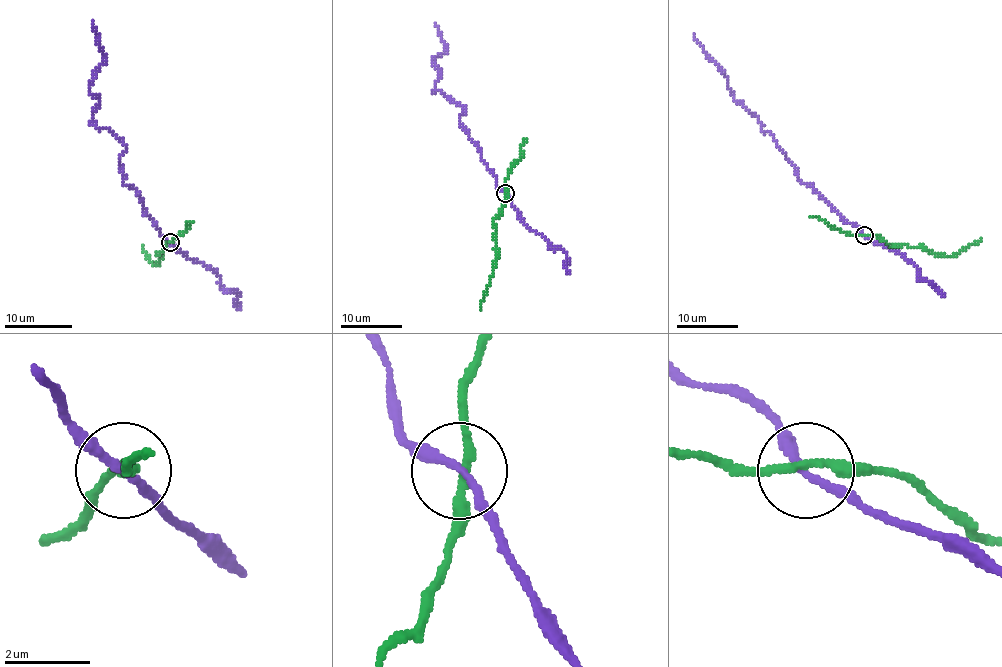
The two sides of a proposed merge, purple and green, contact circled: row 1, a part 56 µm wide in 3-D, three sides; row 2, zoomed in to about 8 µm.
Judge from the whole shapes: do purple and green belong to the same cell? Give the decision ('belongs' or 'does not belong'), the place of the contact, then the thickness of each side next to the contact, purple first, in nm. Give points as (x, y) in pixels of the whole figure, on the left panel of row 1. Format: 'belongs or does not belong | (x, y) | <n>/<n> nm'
does not belong | (170, 242) | 190/200 nm

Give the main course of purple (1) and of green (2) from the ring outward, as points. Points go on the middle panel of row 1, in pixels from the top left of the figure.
1: (506, 193), (458, 120), (465, 107), (436, 89), (440, 71), (433, 63), (446, 49), (434, 22)
2: (506, 193), (504, 207), (494, 221), (497, 260), (480, 309)

